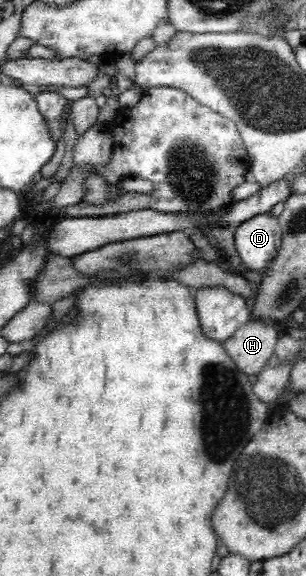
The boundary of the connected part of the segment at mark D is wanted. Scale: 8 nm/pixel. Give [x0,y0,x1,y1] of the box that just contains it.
[233,211,281,271]

